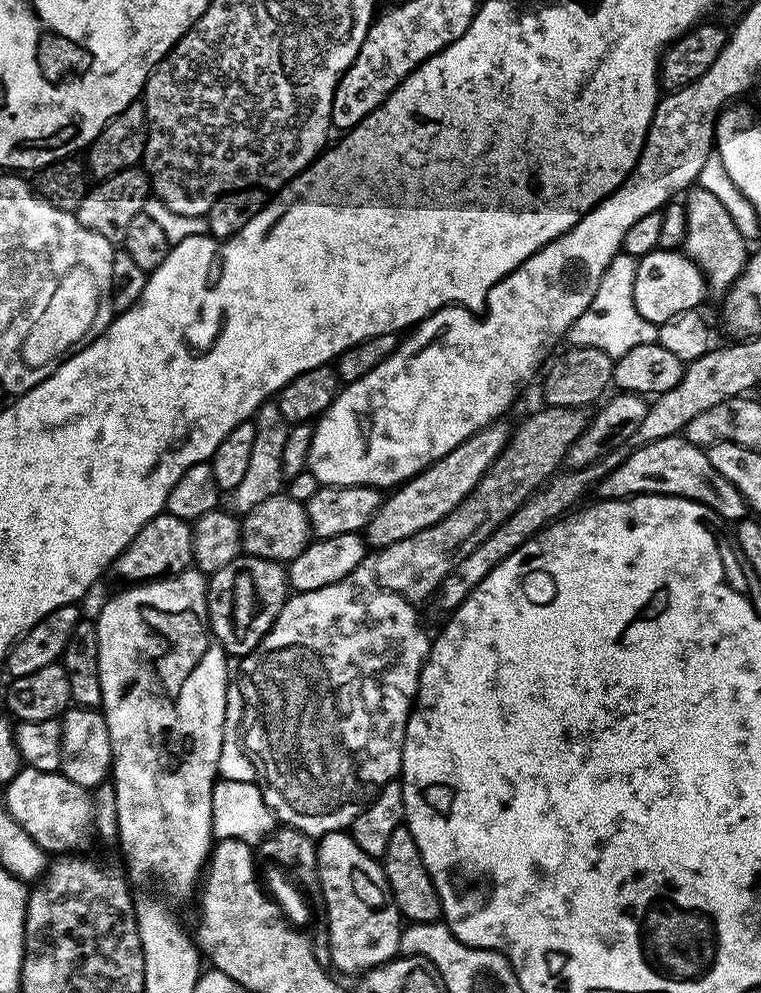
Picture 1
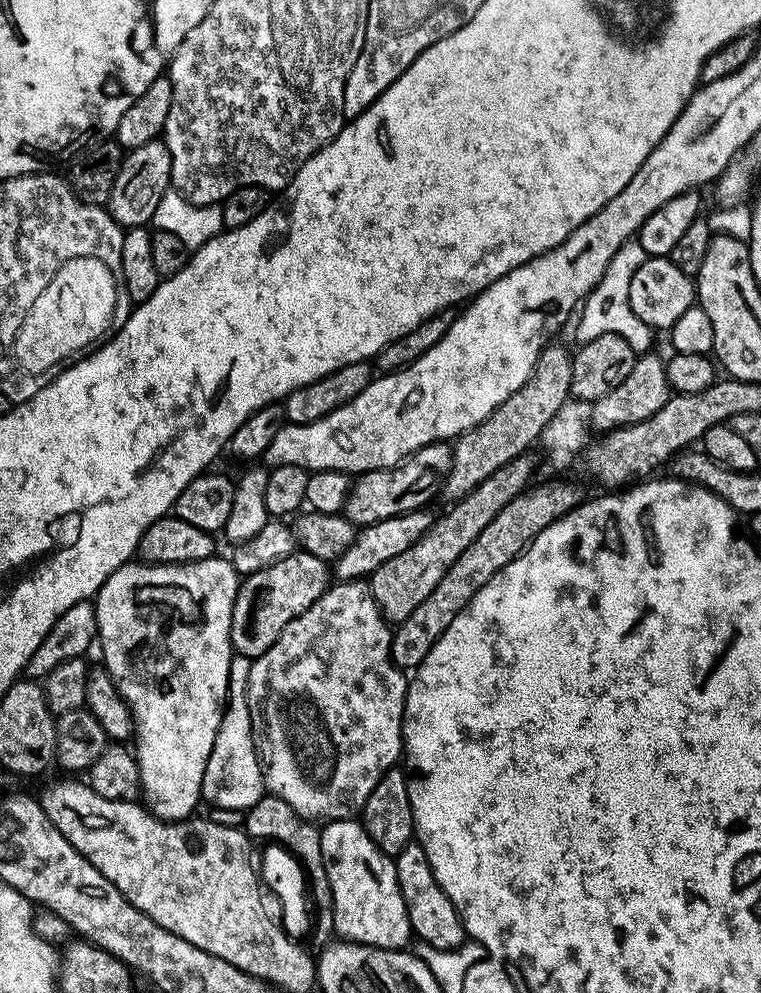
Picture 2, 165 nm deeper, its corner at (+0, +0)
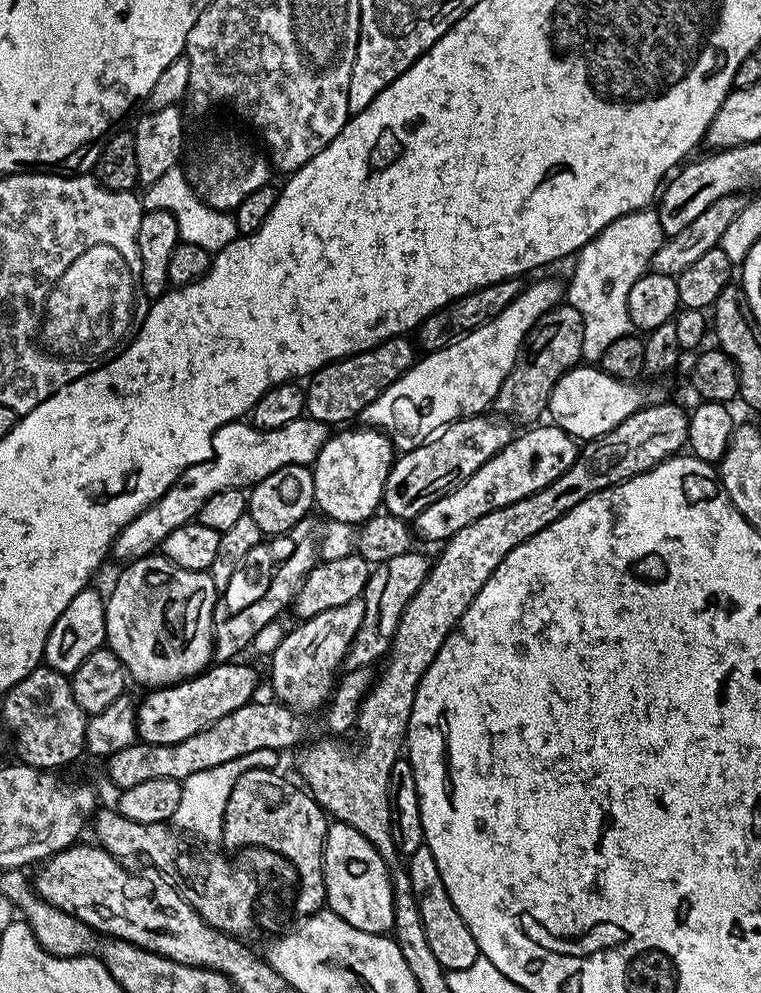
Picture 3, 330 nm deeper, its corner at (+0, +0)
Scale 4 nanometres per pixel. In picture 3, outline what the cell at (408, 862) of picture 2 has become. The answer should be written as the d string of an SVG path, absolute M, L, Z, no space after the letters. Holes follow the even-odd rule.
M427 846L414 850L414 854L407 857L406 871L418 902L418 914L422 914L426 943L434 953L434 958L438 958L445 973L474 966L474 962L481 959L480 947L478 942L474 942L474 934L470 934L470 926L462 922L462 914L458 914L454 902L450 902L450 894L446 894L446 882L442 882L442 874L438 874L438 862L434 862L434 854L430 854Z

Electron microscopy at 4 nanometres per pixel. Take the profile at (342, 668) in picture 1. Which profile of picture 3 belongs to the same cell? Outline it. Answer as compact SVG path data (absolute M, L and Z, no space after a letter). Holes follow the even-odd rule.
M363 599L346 602L346 606L334 606L334 610L326 610L297 623L293 632L292 629L287 631L270 657L272 692L276 695L273 697L287 708L293 708L296 713L309 714L315 708L323 709L332 695L344 655L354 642L354 634L358 634L358 626L362 626L363 613Z

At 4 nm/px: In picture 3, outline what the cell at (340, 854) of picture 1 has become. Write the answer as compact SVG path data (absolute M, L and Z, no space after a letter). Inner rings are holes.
M339 822L327 825L324 834L324 877L326 878L327 907L338 918L350 922L354 930L388 934L394 922L394 898L389 865L374 850L354 826Z

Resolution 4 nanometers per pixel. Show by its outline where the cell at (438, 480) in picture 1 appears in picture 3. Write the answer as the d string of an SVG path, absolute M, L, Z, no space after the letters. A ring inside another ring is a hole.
M561 302L542 314L542 318L538 318L538 322L534 322L526 334L518 358L498 390L494 401L495 411L509 421L521 420L524 426L539 421L539 416L544 416L548 411L548 399L555 384L570 369L581 363L583 333L582 314L578 314L572 304Z

